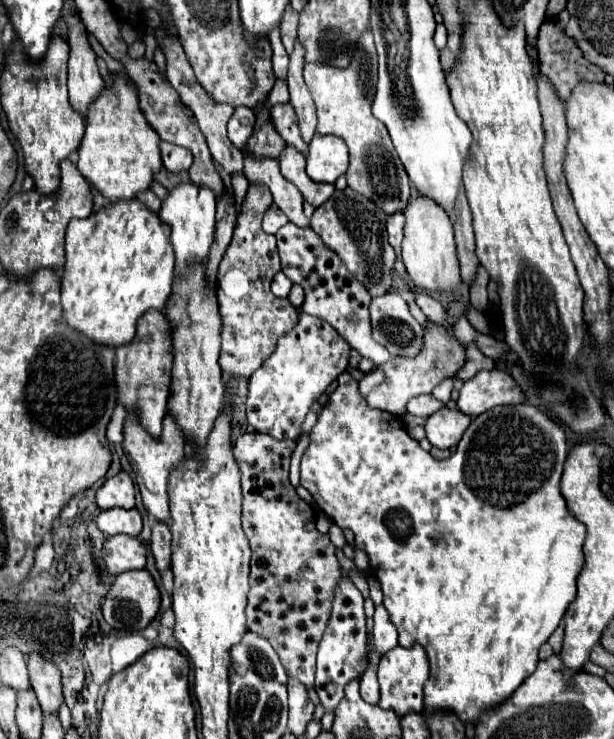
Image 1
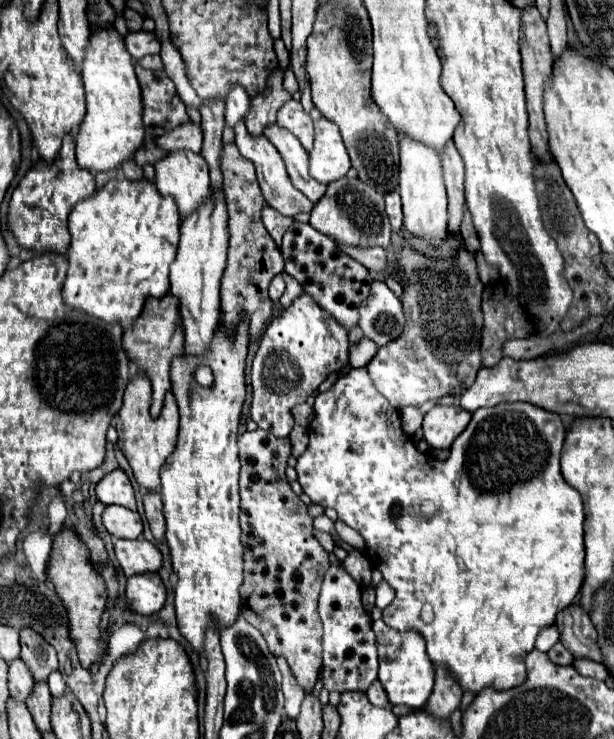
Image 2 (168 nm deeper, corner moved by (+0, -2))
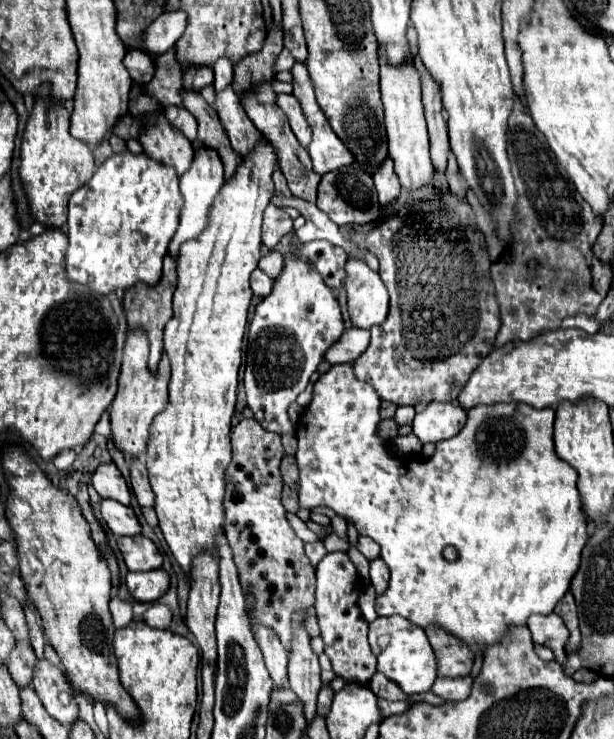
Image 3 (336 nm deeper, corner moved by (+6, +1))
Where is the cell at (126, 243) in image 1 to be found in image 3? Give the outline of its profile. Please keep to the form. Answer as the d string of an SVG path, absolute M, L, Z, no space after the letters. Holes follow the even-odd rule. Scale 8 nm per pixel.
M130 151L112 155L92 175L92 179L78 189L68 203L68 251L66 251L66 277L72 283L86 285L94 293L126 293L136 283L156 285L162 275L162 259L168 253L168 243L178 229L178 215L182 195L174 169L150 161L144 153L132 155Z

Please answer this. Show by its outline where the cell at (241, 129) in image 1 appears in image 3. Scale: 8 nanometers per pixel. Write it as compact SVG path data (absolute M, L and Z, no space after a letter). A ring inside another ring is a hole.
M220 59L214 63L214 89L216 93L224 91L228 85L232 85L234 81L234 67L228 59Z

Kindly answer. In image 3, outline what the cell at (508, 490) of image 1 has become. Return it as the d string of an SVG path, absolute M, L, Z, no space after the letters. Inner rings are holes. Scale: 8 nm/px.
M350 363L334 365L328 373L320 375L314 383L314 397L310 405L304 409L298 425L298 497L300 507L314 509L318 505L330 507L336 515L344 517L346 523L352 523L358 529L358 535L366 535L380 545L380 559L390 569L390 587L384 595L376 597L376 613L382 617L400 615L410 619L414 625L426 629L430 625L442 627L458 641L462 641L474 655L486 653L488 647L500 643L504 637L510 635L510 627L526 627L526 621L534 613L552 613L556 603L566 595L570 581L580 565L580 553L588 539L586 533L586 519L582 513L582 503L576 489L578 473L568 467L562 459L554 453L552 441L552 423L554 423L554 409L534 409L526 403L500 403L500 405L478 405L468 411L468 421L462 431L450 439L444 439L436 445L436 453L426 459L408 459L396 457L388 447L386 441L378 437L378 423L380 423L380 403L382 399L374 391L372 385L366 381L358 381L354 377L354 369Z

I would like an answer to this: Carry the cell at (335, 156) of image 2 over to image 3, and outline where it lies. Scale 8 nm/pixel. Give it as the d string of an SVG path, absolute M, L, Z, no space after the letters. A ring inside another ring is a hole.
M296 63L292 67L292 75L294 75L294 83L292 83L294 85L294 97L300 101L304 117L310 123L312 133L314 133L312 141L308 145L308 153L310 153L310 159L314 165L314 173L326 175L334 169L340 169L340 167L354 163L352 153L342 145L342 141L330 129L330 123L326 121L326 115L322 113L322 109L318 109L306 65Z

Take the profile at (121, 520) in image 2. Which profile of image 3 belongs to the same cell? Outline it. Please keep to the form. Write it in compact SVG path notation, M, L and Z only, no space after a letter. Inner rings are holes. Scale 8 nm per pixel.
M104 499L102 505L100 505L100 511L102 511L102 519L106 521L108 529L116 537L140 533L140 523L138 523L132 507L126 507L126 505L122 505L114 499Z

